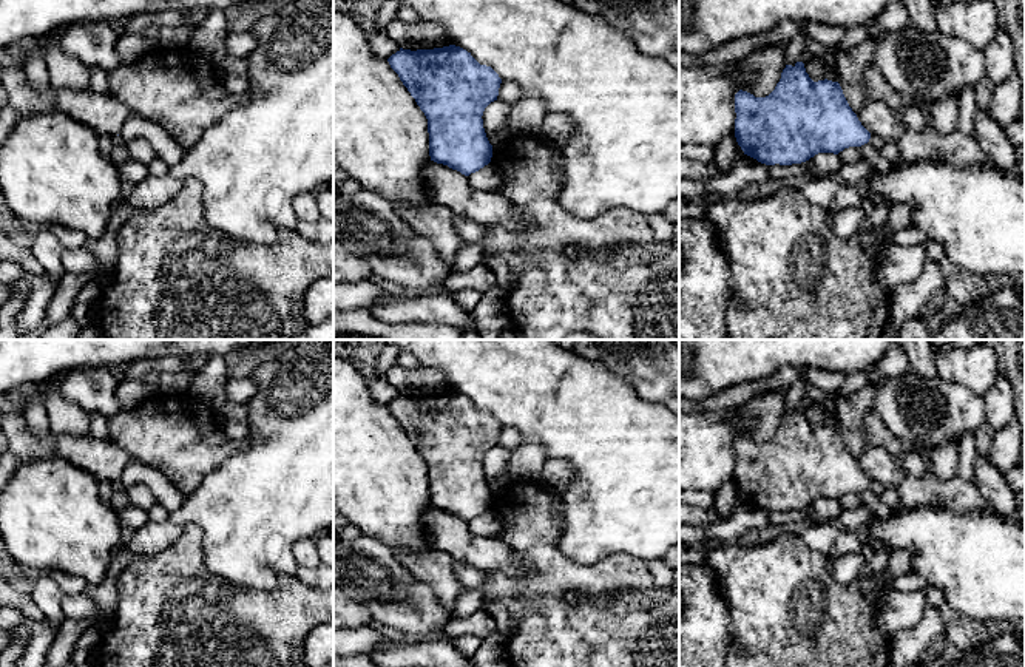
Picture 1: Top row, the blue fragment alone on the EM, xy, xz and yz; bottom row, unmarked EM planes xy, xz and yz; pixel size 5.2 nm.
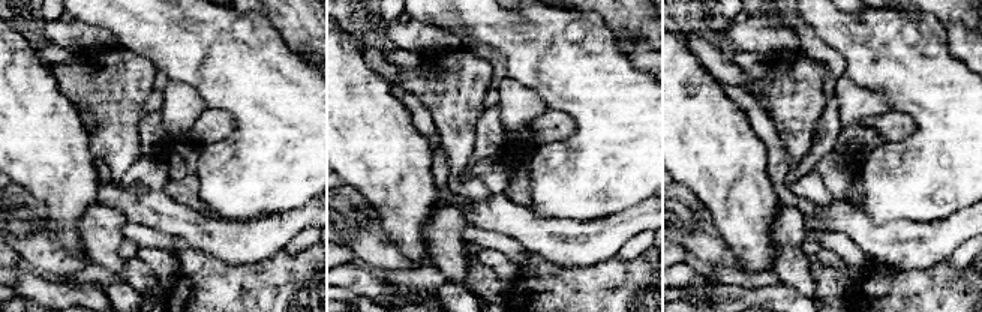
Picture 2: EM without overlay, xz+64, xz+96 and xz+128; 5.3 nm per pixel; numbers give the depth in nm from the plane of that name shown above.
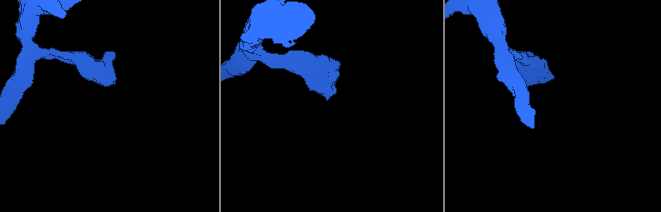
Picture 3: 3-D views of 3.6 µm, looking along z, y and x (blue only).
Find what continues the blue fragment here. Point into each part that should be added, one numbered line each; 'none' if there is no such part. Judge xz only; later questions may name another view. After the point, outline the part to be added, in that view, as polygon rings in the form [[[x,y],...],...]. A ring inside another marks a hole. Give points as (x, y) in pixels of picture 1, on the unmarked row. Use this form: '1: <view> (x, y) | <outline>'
none

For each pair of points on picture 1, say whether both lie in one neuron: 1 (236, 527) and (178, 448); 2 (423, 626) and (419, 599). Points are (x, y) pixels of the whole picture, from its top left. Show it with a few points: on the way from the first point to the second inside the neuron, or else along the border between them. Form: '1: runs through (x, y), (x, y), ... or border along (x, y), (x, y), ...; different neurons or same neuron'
1: border along (229, 457), (212, 470), (187, 496); different neurons
2: runs through (423, 619), (419, 606); same neuron

